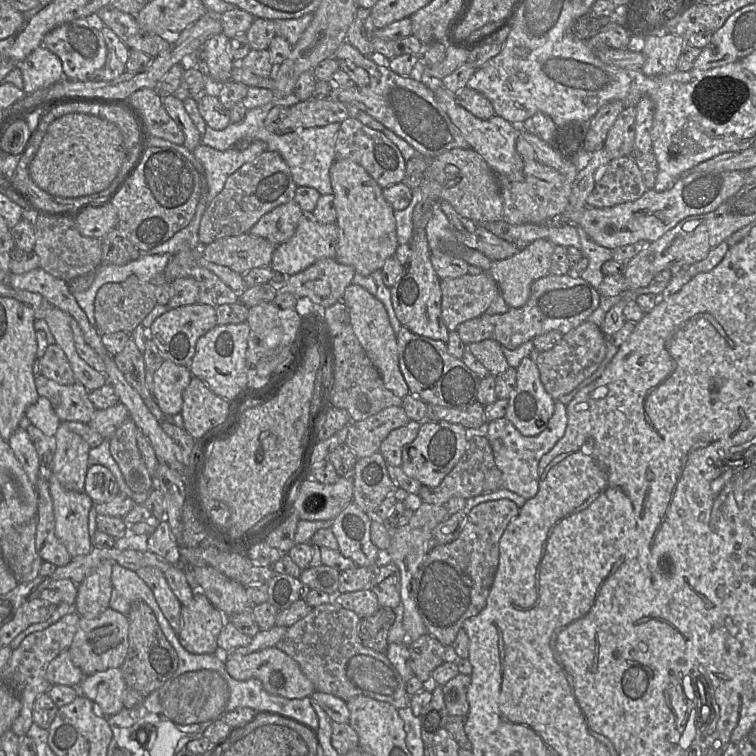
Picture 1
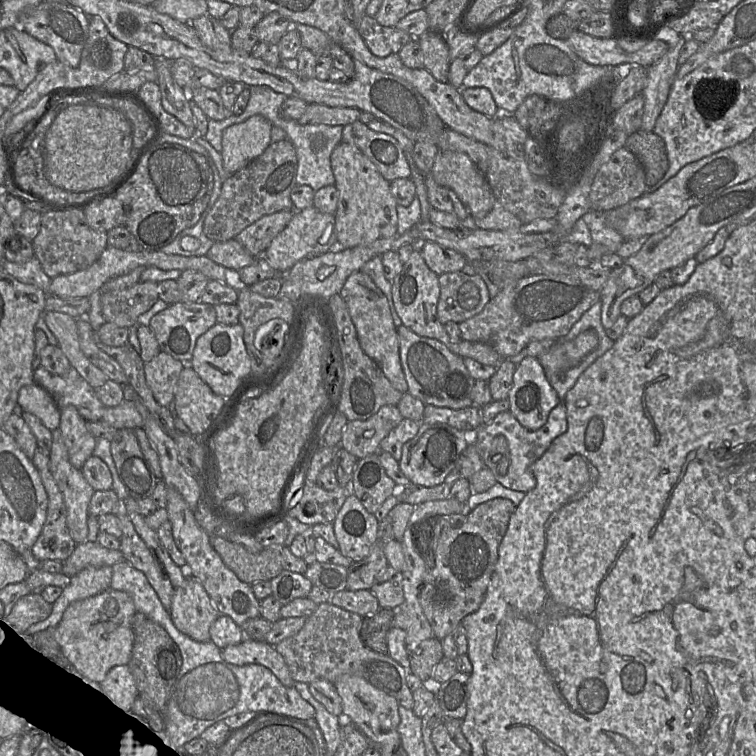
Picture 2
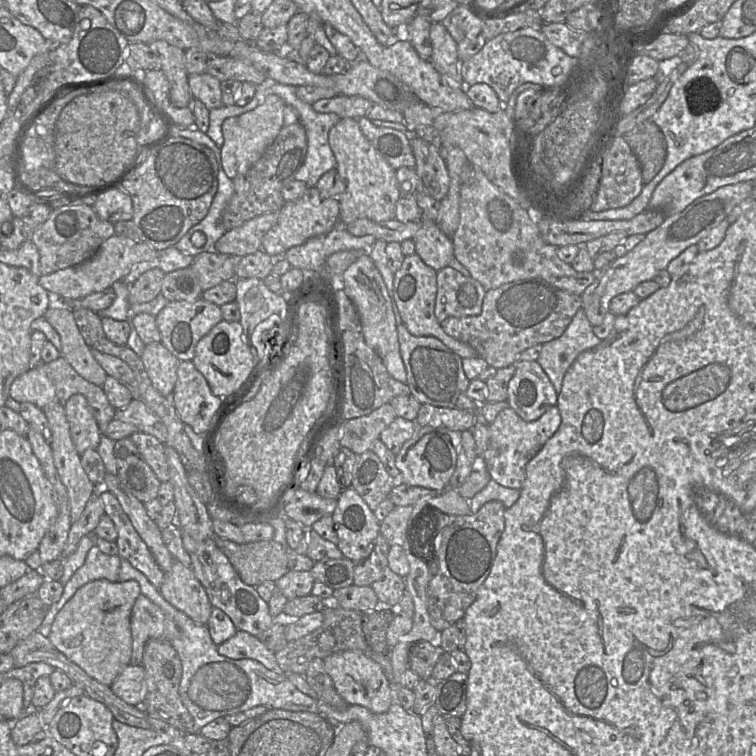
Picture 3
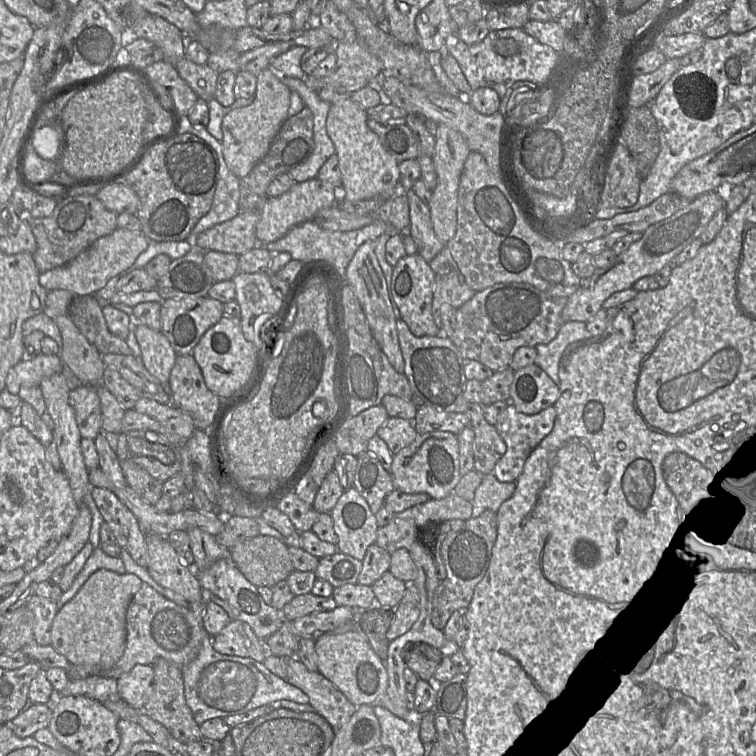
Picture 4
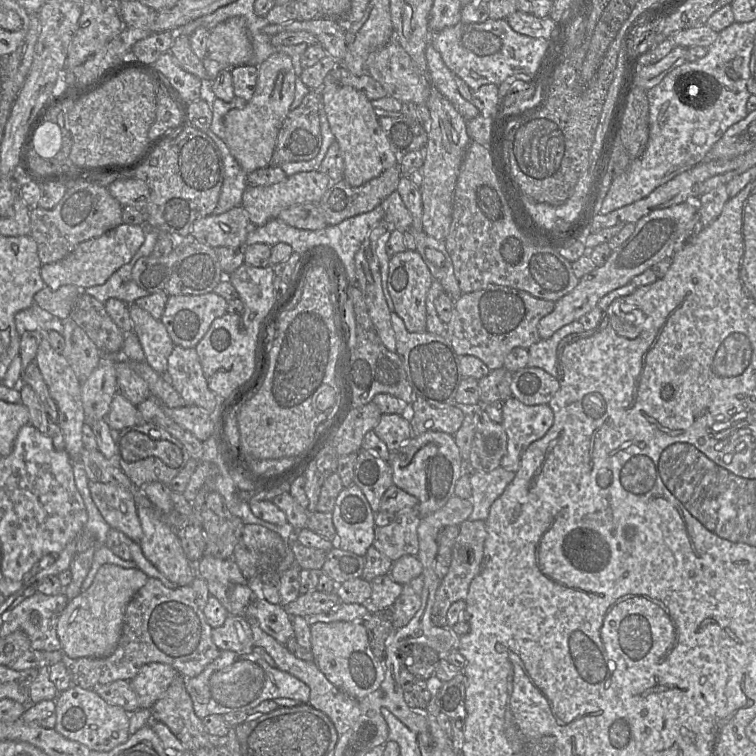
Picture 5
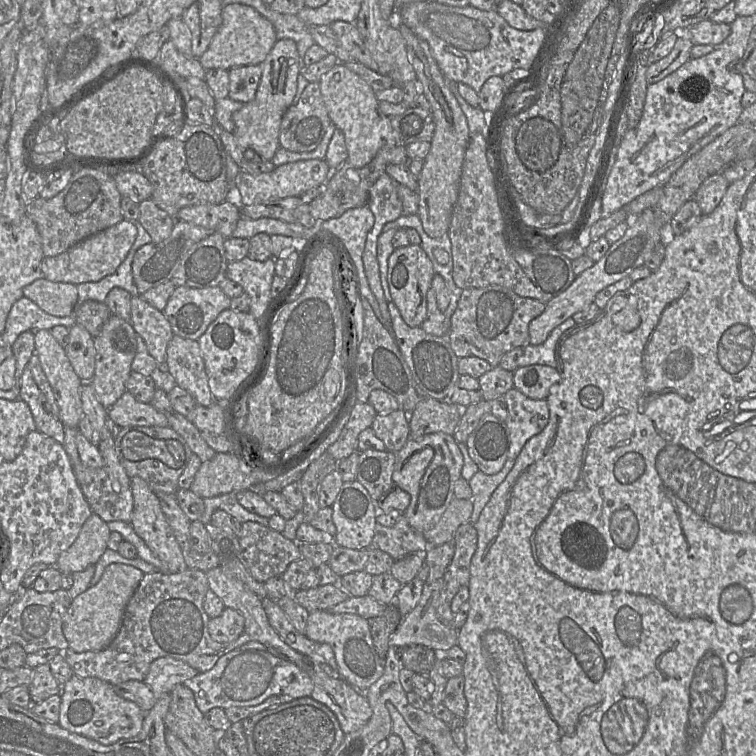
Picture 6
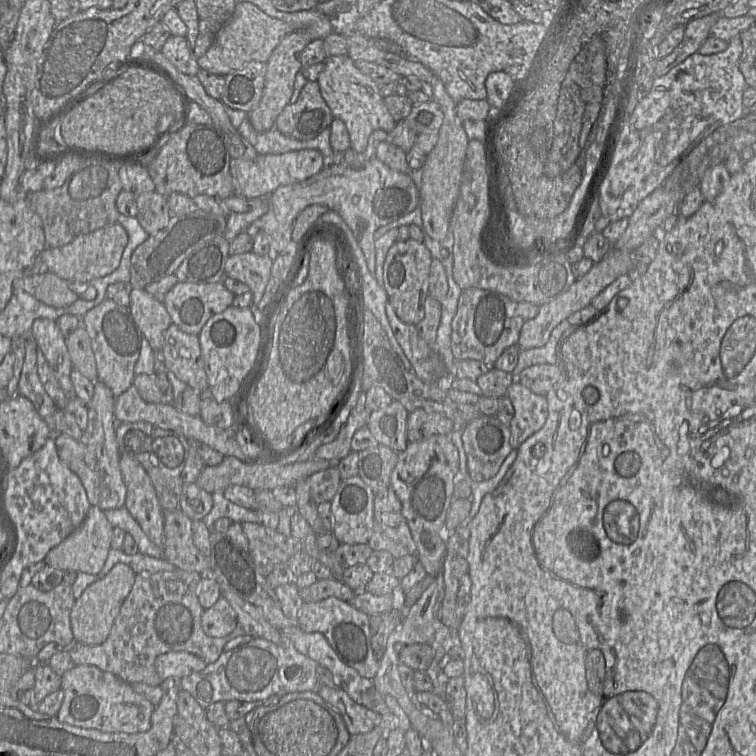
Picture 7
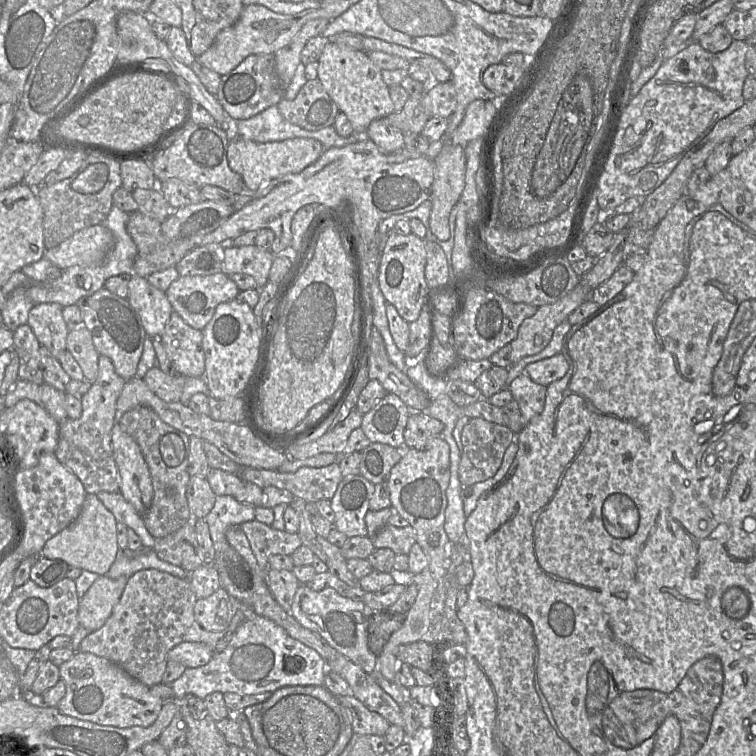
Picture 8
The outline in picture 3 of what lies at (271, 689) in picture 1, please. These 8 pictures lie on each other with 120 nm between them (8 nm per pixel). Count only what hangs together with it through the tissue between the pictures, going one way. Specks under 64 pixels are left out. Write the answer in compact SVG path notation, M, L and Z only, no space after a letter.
M238 630L231 638L218 645L218 653L231 659L252 659L271 671L280 671L275 653L259 639L246 631Z

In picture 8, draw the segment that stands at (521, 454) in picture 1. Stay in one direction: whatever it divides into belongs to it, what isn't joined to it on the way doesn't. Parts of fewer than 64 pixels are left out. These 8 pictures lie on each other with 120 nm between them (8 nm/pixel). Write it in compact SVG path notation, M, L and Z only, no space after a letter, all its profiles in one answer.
M521 374L510 383L509 390L519 405L524 428L543 411L547 387L535 383L528 375Z

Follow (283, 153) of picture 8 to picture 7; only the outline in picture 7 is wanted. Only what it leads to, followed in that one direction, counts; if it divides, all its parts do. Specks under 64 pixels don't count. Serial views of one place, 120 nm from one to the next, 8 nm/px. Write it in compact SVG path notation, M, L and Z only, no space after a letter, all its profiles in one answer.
M316 149L294 150L284 154L258 154L254 160L232 158L230 172L236 193L246 199L269 196L278 187L304 181L325 167L325 157Z

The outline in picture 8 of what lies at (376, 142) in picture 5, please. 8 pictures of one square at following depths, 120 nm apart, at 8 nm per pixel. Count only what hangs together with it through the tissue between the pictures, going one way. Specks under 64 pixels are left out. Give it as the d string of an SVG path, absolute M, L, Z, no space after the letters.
M330 41L318 65L318 79L339 111L347 116L355 132L352 135L365 135L373 120L395 112L389 87L382 78L382 70L371 61L366 52Z

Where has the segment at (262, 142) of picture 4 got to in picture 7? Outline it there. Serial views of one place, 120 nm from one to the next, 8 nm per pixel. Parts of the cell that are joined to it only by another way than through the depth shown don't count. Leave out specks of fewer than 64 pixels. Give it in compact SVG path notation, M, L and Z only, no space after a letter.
M293 31L286 35L273 50L266 62L267 70L261 100L259 105L248 113L249 121L255 131L262 133L270 130L275 126L279 114L290 103L296 75L303 69L300 61L301 53L311 41L307 33Z

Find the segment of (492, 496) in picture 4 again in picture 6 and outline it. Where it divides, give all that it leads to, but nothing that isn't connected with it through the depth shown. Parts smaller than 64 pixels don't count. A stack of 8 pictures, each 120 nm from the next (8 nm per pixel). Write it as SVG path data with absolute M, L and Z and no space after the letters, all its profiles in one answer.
M515 459L506 460L502 469L496 474L488 475L480 470L469 480L469 485L472 490L471 501L473 511L470 517L470 523L474 524L480 517L480 514L491 498L492 493L506 478L515 464Z

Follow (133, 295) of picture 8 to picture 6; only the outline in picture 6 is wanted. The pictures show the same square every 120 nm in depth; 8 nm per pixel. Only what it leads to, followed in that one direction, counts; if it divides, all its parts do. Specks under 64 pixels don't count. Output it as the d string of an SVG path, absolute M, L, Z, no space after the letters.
M140 295L133 296L130 323L144 340L149 354L158 364L165 364L166 349L174 334L164 313L147 303Z

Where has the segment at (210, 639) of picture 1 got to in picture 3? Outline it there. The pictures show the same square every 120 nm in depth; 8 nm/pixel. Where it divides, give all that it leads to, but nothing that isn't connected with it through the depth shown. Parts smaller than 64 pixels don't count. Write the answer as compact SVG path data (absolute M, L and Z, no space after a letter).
M174 560L171 570L164 574L159 592L166 601L193 621L207 624L213 606L191 567Z

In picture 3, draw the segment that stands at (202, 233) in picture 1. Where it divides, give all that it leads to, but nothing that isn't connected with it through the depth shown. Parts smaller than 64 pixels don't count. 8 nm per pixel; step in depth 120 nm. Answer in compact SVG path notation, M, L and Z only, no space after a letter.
M298 121L292 125L283 126L261 158L246 173L232 180L234 194L223 210L221 218L226 231L260 215L279 212L286 203L281 190L286 183L295 179L295 174L304 163L306 152L307 137L303 125Z

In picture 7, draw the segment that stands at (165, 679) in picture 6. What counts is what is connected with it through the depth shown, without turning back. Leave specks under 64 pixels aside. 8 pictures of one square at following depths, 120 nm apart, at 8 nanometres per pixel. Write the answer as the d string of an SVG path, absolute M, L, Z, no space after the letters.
M178 651L159 655L155 667L161 680L169 677L183 678L192 673L202 671L207 663L194 654Z

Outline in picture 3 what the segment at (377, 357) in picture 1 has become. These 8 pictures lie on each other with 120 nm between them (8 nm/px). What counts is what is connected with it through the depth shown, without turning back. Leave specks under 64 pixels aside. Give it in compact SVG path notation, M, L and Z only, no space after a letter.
M364 252L351 264L336 282L355 306L362 325L365 342L380 356L389 374L397 381L407 383L407 374L400 354L397 324L390 302L389 292L382 275L370 258Z

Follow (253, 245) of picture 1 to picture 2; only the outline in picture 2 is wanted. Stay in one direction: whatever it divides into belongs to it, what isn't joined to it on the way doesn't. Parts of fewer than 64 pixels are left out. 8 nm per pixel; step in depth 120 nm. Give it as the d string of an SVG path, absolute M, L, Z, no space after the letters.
M235 238L223 242L214 242L207 253L215 263L228 270L240 271L252 265L257 257L251 255Z

